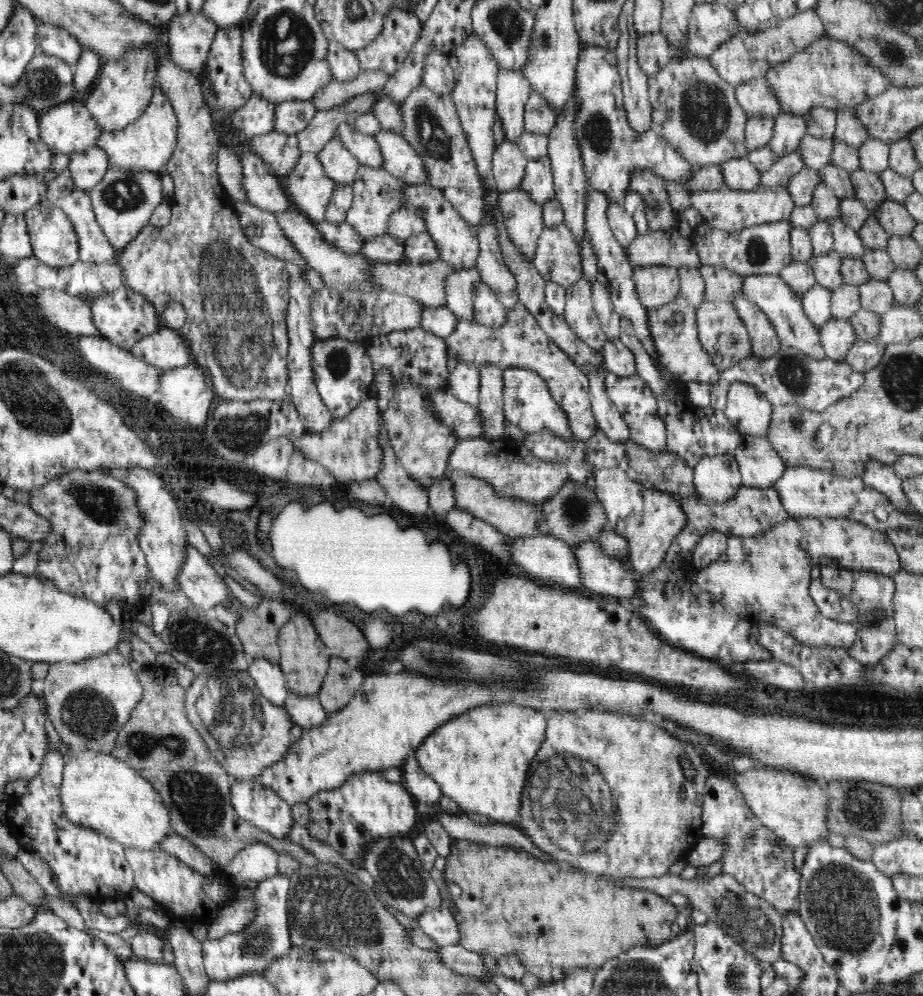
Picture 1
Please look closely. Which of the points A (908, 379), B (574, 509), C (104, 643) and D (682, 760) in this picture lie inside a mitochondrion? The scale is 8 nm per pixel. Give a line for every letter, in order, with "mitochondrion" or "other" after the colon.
A: mitochondrion
B: mitochondrion
C: other
D: other

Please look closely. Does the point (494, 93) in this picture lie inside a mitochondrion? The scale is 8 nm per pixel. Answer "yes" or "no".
no

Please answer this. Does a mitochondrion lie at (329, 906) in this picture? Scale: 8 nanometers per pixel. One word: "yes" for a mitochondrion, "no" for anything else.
yes

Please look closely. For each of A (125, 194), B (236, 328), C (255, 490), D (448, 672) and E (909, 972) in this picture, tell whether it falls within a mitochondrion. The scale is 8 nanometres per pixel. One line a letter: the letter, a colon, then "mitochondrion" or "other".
A: mitochondrion
B: mitochondrion
C: other
D: mitochondrion
E: other

